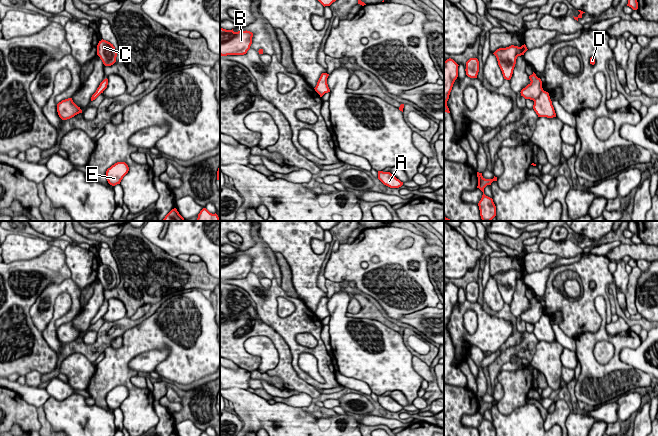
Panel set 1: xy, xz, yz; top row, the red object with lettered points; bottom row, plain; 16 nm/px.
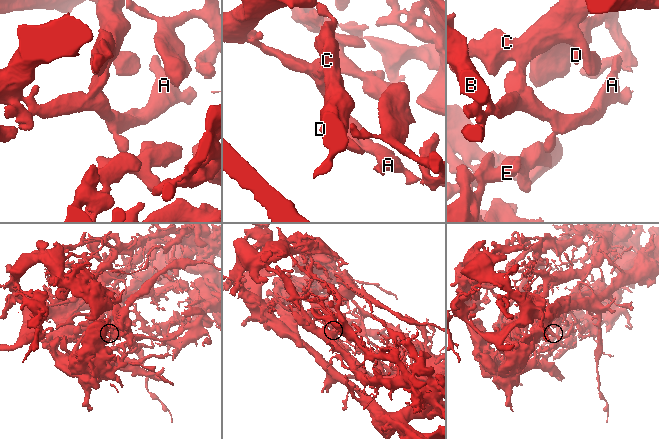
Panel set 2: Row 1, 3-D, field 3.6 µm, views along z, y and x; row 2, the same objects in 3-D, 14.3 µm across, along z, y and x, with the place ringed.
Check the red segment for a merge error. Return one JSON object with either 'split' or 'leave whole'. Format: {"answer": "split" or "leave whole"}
{"answer": "split"}

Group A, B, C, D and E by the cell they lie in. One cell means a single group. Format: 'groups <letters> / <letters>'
groups A B E / C D

